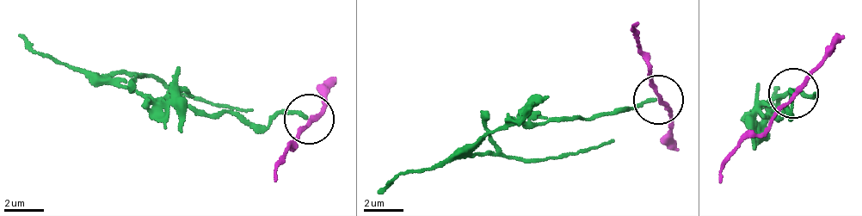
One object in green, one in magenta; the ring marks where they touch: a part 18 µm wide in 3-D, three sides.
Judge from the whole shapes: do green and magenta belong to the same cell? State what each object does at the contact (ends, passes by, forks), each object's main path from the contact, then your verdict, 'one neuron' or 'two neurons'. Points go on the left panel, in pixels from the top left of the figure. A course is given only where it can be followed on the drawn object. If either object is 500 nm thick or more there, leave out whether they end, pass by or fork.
green ends | magenta passes by | green via (307, 120), (195, 115), (180, 101), (148, 96), (135, 78), (163, 78), (194, 96), (255, 111) | magenta via (307, 120), (276, 169), (276, 182) | two neurons

